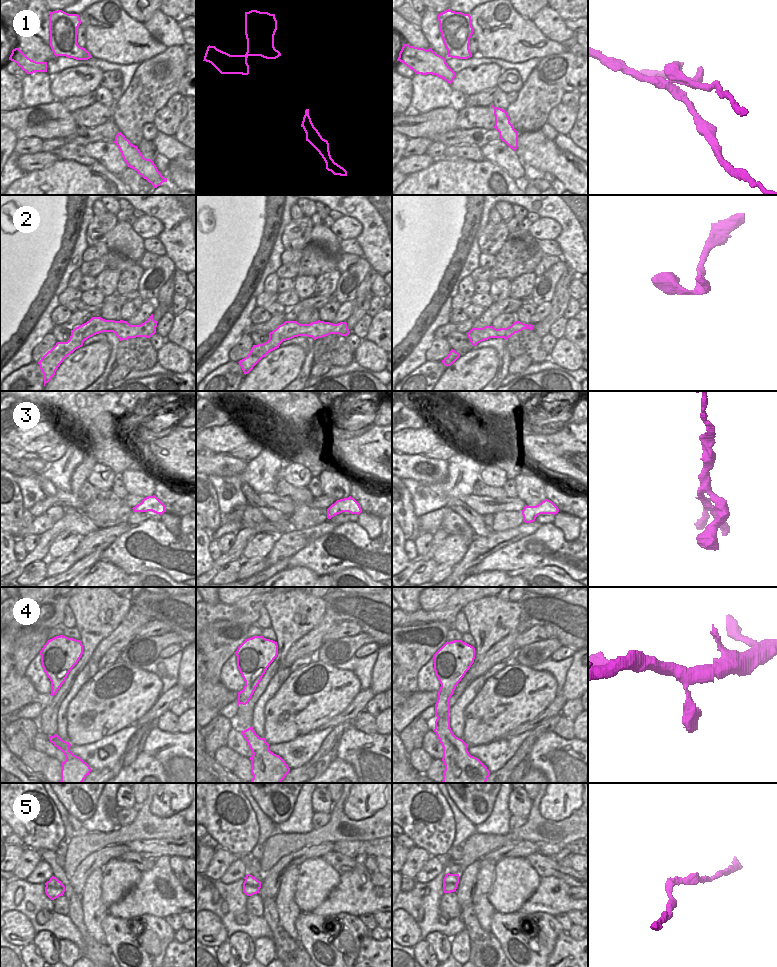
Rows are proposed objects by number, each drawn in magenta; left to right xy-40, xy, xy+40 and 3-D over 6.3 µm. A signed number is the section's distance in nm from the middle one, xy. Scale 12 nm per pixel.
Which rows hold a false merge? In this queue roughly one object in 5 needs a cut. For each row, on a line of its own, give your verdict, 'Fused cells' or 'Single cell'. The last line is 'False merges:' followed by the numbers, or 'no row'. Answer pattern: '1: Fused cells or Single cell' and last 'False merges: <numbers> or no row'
1: Fused cells
2: Single cell
3: Single cell
4: Single cell
5: Single cell
False merges: 1

